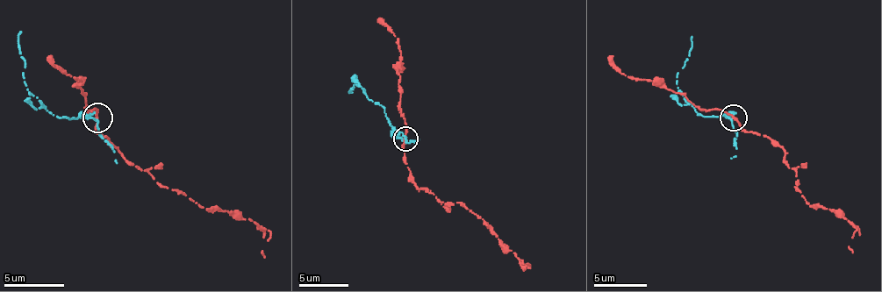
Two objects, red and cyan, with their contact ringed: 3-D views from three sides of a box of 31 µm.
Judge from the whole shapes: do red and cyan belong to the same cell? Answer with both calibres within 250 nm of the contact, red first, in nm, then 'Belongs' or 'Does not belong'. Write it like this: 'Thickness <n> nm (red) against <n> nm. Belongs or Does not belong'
Thickness 220 nm (red) against 180 nm. Does not belong

